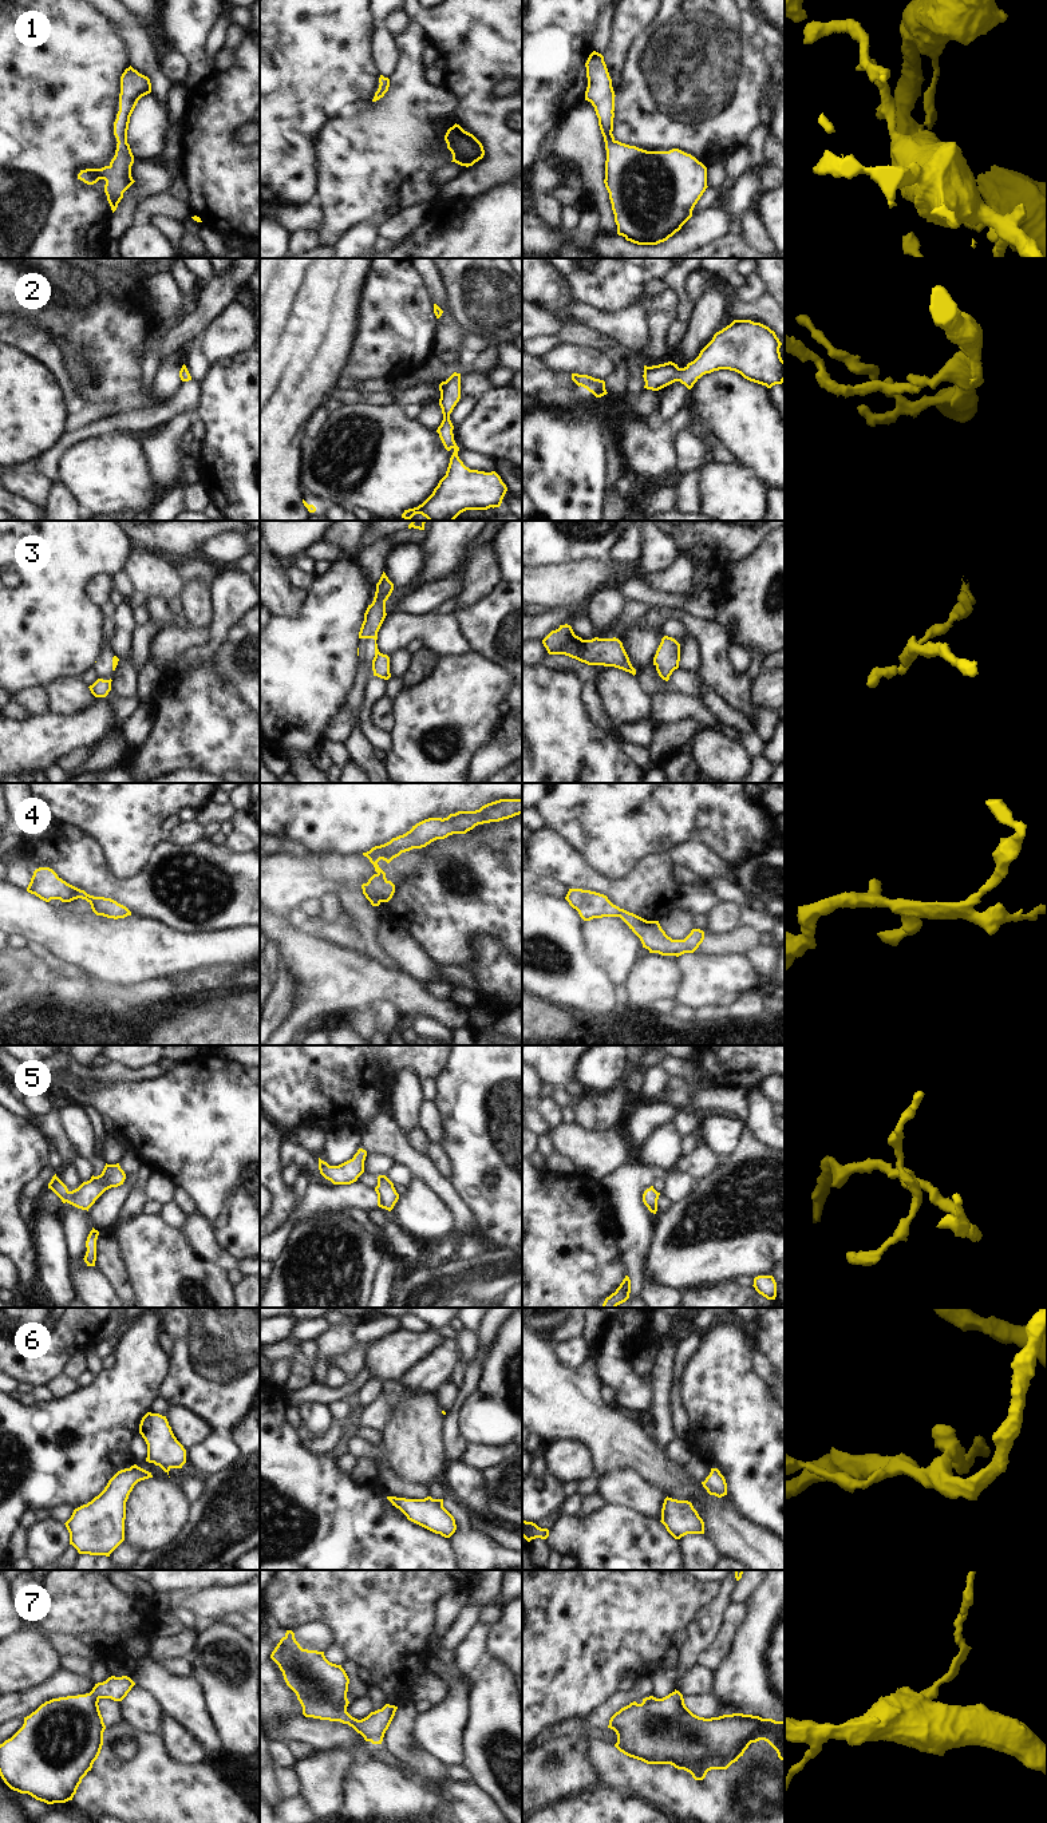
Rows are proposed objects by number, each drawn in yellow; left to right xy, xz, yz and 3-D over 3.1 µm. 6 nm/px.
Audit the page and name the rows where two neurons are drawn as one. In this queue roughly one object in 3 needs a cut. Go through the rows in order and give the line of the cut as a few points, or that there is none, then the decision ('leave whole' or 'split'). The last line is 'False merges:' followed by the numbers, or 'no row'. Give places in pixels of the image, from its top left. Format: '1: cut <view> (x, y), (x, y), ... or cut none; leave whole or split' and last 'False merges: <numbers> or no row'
1: cut none; leave whole
2: cut none; leave whole
3: cut xz (379, 652), (375, 655); split
4: cut none; leave whole
5: cut none; leave whole
6: cut none; leave whole
7: cut none; leave whole
False merges: 3

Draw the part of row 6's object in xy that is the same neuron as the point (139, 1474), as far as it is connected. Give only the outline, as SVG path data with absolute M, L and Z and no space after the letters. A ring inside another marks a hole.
M137 1464L118 1471L98 1496L75 1508L64 1523L70 1533L70 1545L79 1554L110 1557L125 1541L129 1495L138 1482L149 1478L153 1478L151 1472Z

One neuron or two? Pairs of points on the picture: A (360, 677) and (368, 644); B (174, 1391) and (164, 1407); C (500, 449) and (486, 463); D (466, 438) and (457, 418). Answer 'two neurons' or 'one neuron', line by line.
A: one neuron
B: two neurons
C: two neurons
D: two neurons

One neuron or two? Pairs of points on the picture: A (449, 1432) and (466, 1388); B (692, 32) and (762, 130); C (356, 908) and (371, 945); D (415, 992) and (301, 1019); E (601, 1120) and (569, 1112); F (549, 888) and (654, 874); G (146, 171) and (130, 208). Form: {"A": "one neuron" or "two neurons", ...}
{"A": "one neuron", "B": "two neurons", "C": "one neuron", "D": "one neuron", "E": "two neurons", "F": "two neurons", "G": "one neuron"}

